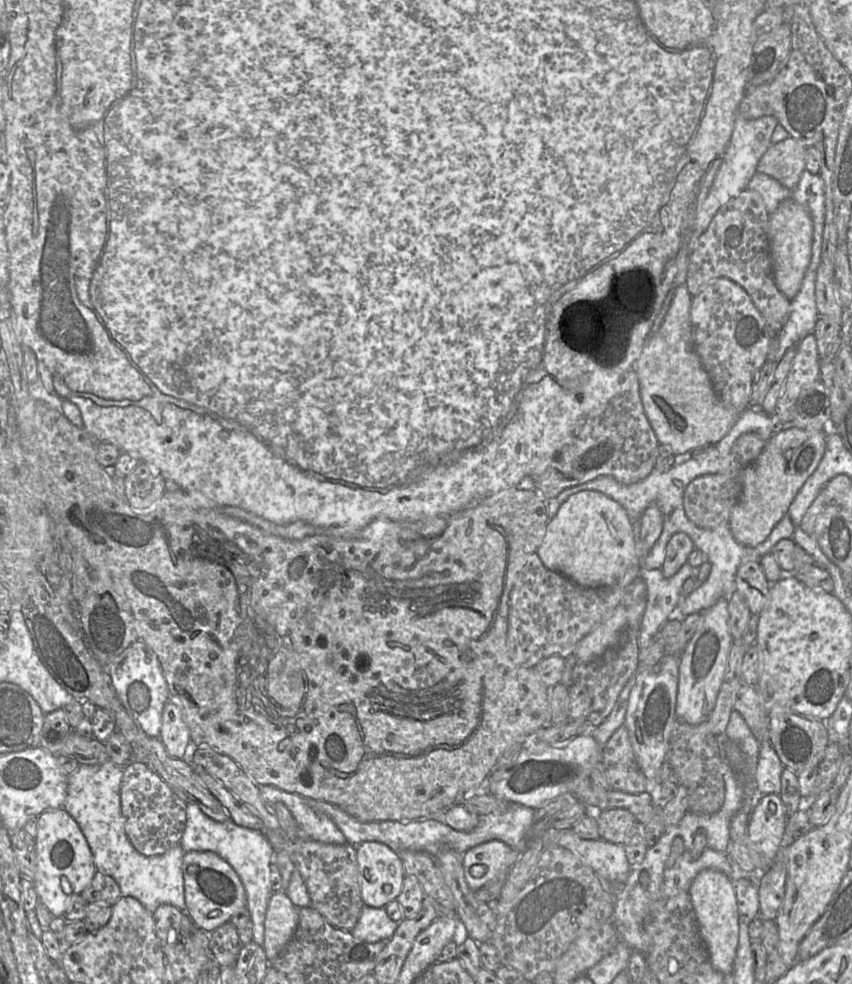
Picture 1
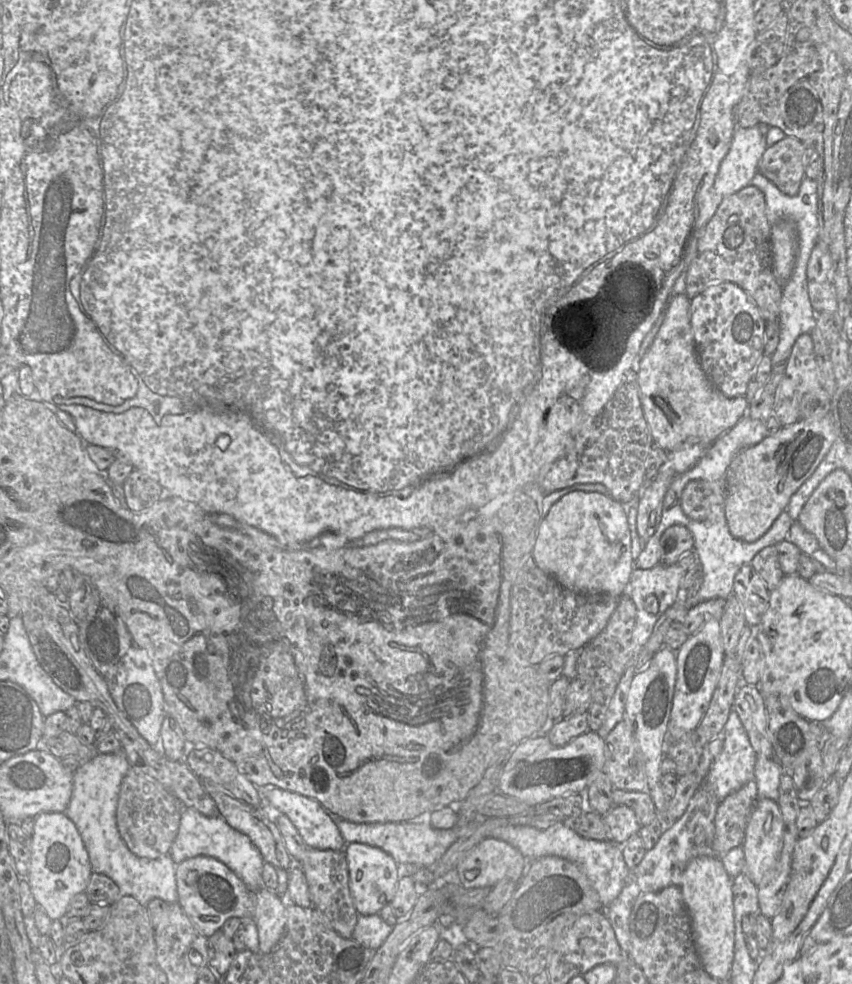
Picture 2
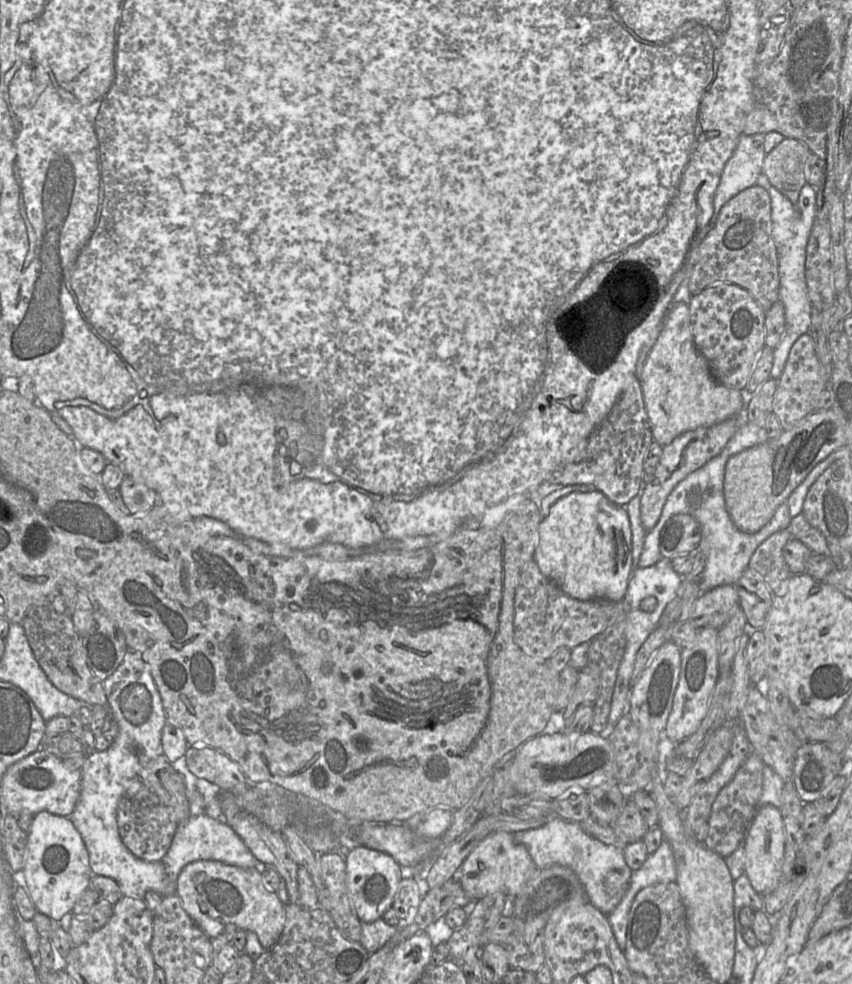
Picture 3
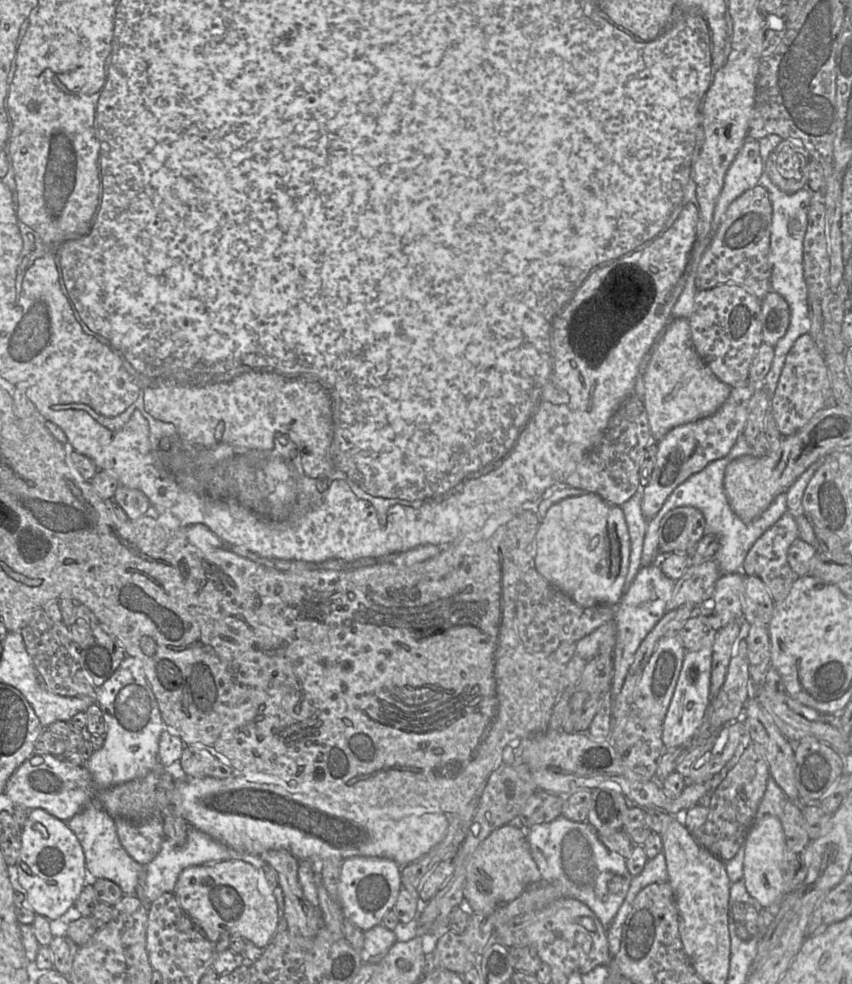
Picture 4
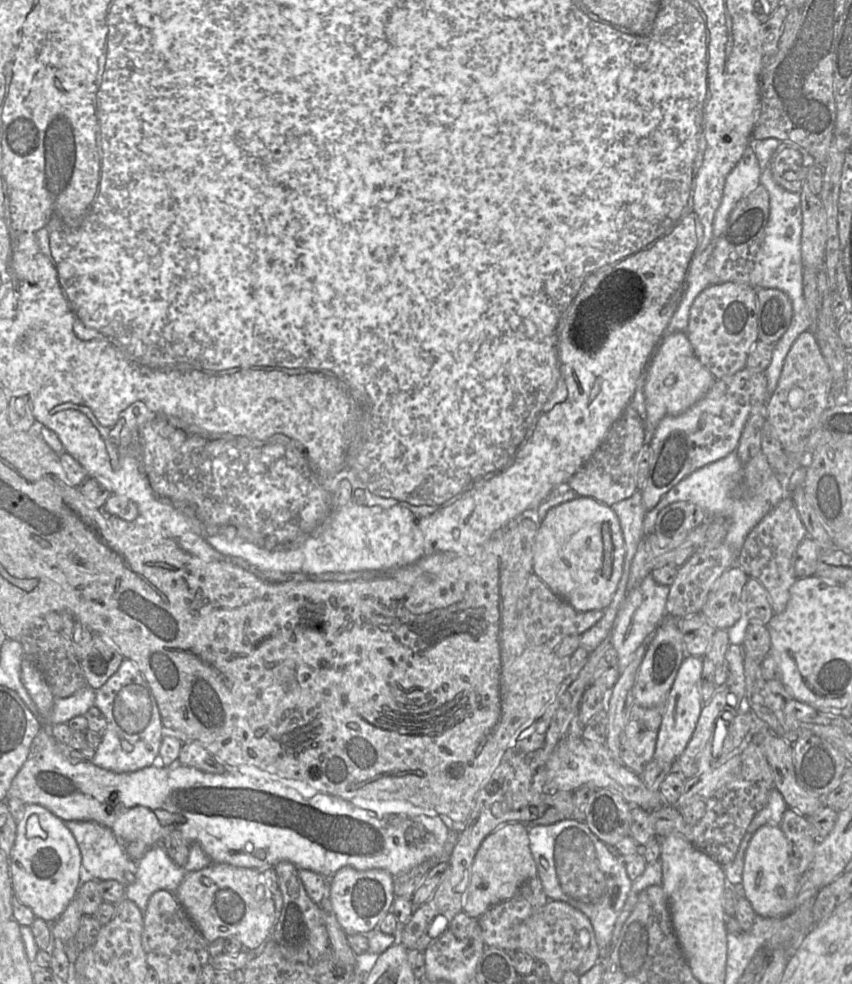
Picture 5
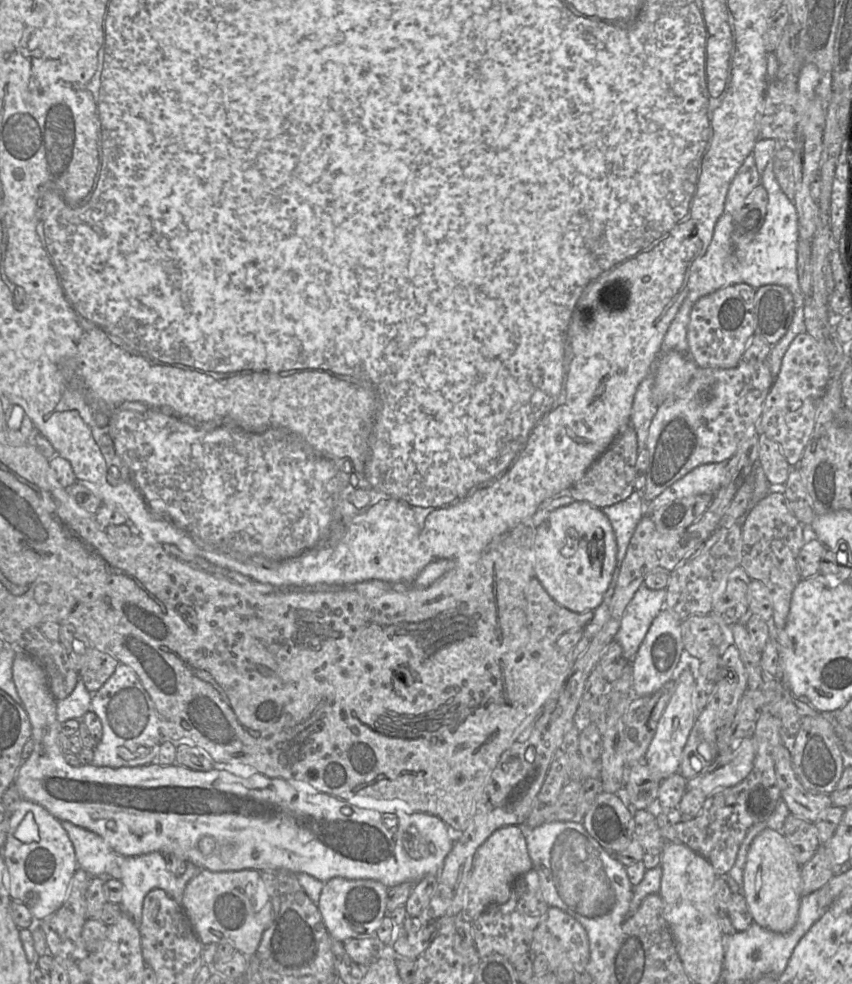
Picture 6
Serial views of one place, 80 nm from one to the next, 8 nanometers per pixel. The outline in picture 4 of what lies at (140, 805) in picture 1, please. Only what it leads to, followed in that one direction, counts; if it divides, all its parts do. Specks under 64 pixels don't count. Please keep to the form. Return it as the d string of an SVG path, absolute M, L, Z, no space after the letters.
M160 816L141 821L117 818L116 830L121 845L138 863L146 866L159 853L166 838Z

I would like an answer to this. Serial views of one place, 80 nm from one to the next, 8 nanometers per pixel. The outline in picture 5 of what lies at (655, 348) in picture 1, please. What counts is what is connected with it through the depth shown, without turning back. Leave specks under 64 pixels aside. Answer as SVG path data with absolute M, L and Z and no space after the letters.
M685 332L673 333L667 339L660 337L656 346L659 348L650 361L644 386L645 444L650 444L656 427L665 416L685 412L708 392L715 381L695 355Z

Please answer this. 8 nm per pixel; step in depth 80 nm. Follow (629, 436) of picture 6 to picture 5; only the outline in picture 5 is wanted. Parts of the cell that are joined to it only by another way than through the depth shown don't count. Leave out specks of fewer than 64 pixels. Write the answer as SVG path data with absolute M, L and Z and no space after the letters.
M629 405L598 448L570 477L567 482L570 489L579 496L593 498L607 506L629 498L637 490L637 463L644 444L644 423L635 409Z

